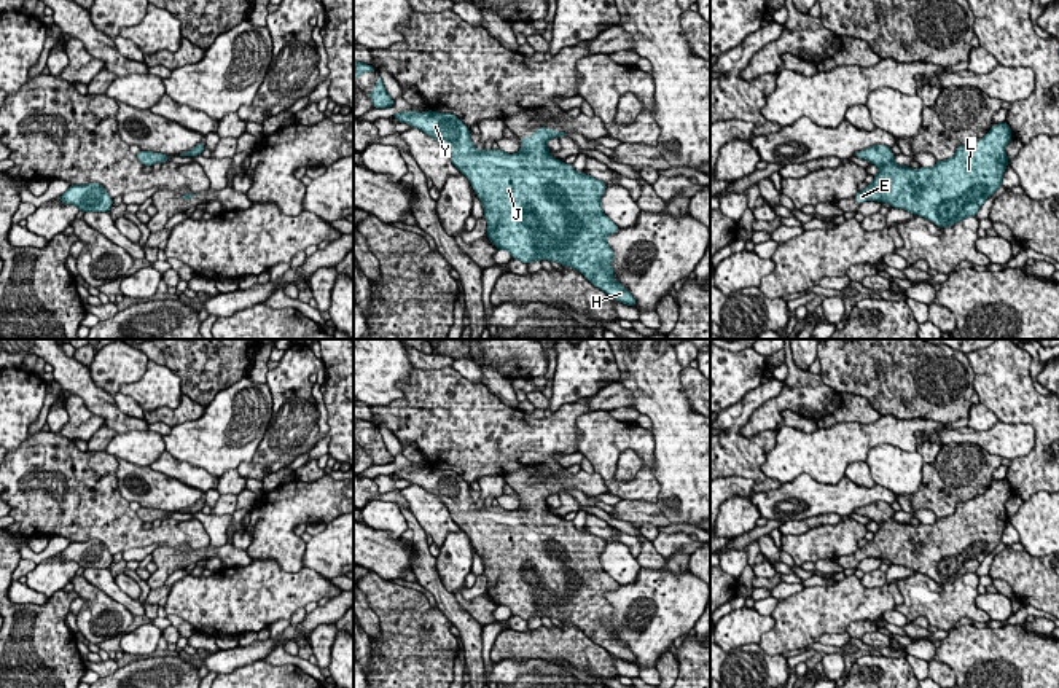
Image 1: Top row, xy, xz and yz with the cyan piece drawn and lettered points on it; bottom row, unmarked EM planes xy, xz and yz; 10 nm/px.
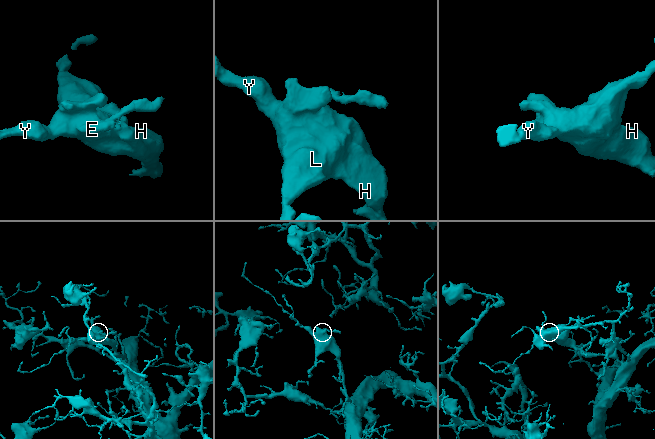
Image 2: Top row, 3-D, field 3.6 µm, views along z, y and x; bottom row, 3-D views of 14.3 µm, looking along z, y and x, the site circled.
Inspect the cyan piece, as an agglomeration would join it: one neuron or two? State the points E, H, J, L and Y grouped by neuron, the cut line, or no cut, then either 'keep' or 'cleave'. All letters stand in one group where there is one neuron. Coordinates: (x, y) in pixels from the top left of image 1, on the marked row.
E H J L Y | no cut | keep

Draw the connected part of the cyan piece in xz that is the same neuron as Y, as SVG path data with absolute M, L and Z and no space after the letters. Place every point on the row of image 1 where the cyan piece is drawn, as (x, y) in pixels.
M427 110L401 111L393 115L398 123L411 124L438 140L447 151L452 164L463 174L484 209L487 237L494 247L508 250L513 260L524 264L530 261L556 261L580 271L594 287L610 298L635 307L635 298L613 279L613 250L605 242L608 234L618 231L600 207L600 196L607 183L578 174L572 164L553 158L548 148L551 137L565 132L540 127L530 137L521 139L521 150L508 154L502 150L476 150L470 140L470 129L455 115Z

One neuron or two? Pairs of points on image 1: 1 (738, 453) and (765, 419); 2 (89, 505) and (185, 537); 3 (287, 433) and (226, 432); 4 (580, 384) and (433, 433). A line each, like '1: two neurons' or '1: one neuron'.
1: two neurons
2: one neuron
3: two neurons
4: two neurons

